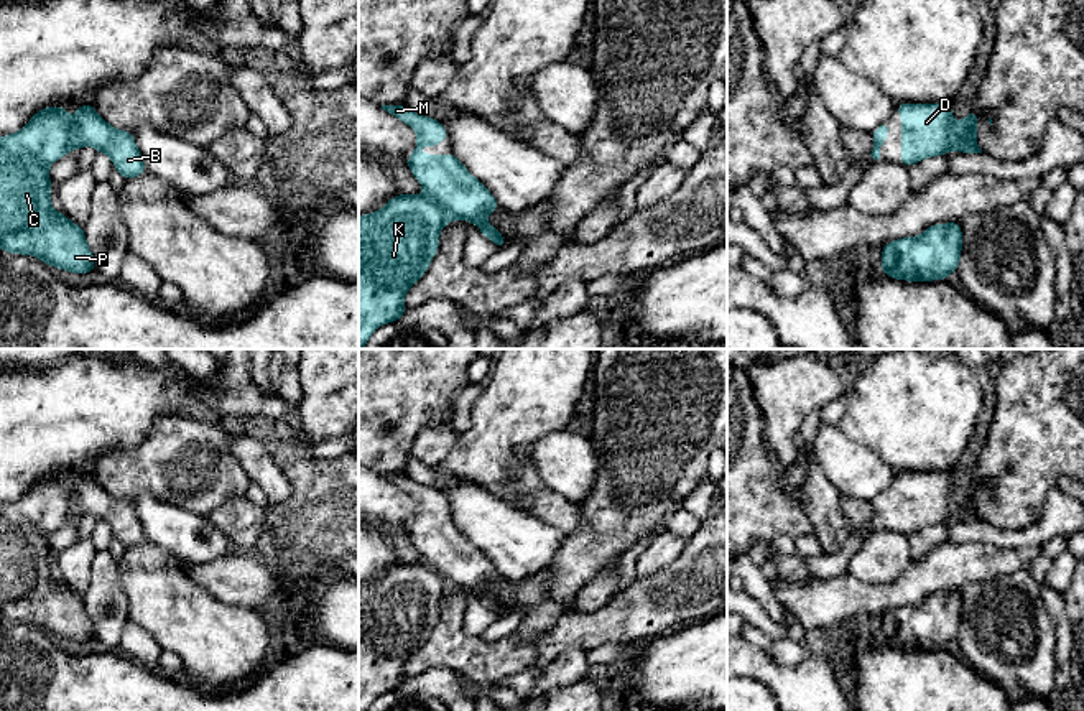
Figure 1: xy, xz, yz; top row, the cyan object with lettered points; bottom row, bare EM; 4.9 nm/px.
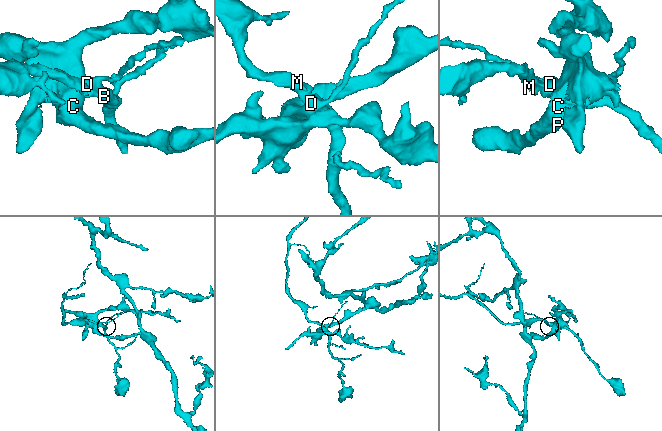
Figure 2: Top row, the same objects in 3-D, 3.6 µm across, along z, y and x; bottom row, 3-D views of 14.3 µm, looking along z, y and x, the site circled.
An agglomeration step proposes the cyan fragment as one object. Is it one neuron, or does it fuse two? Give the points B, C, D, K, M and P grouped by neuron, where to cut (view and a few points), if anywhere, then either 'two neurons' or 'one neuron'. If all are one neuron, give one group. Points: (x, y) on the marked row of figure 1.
B D M / C K P | xy (71, 119), (74, 148) | two neurons

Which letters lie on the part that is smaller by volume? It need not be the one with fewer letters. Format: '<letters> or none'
B, D, M

